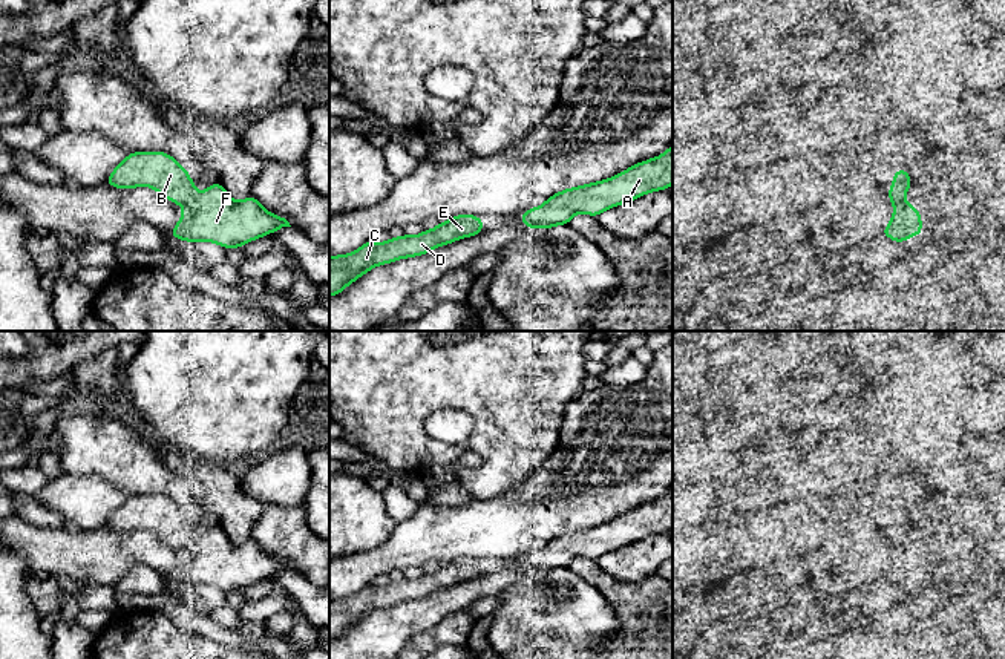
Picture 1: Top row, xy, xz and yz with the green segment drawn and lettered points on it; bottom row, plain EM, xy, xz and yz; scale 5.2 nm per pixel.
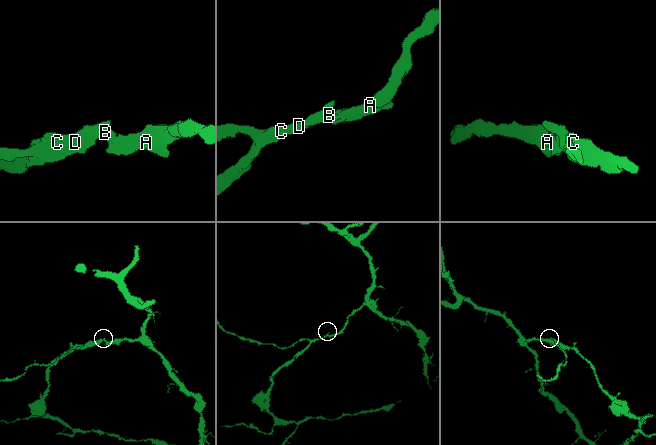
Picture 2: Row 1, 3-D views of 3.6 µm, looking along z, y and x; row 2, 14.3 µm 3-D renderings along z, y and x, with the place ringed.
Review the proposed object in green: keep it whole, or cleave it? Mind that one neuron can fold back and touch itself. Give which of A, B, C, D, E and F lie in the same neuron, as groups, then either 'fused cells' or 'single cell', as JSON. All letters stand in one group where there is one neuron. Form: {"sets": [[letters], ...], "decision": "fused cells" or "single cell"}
{"sets": [["A", "F"], ["B", "C", "D", "E"]], "decision": "fused cells"}

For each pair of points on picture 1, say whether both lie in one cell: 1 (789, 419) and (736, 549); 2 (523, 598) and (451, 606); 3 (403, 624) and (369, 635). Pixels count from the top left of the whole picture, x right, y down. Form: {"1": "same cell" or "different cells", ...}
{"1": "different cells", "2": "different cells", "3": "same cell"}

